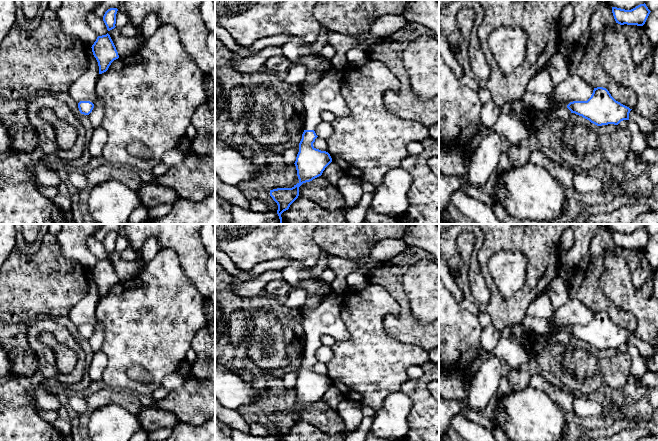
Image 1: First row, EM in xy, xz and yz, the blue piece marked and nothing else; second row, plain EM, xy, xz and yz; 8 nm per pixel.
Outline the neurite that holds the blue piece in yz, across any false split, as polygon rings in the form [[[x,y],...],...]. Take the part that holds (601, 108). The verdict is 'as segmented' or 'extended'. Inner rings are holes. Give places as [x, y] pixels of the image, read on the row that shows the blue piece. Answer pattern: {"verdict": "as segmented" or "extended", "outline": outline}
{"verdict": "as segmented", "outline": [[[603,87],[594,88],[587,101],[570,102],[567,108],[571,113],[582,116],[597,126],[618,125],[623,120],[629,120],[629,113],[632,110],[616,101]]]}

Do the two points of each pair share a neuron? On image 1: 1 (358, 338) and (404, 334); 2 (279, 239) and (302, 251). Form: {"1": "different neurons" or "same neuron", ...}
{"1": "different neurons", "2": "same neuron"}

